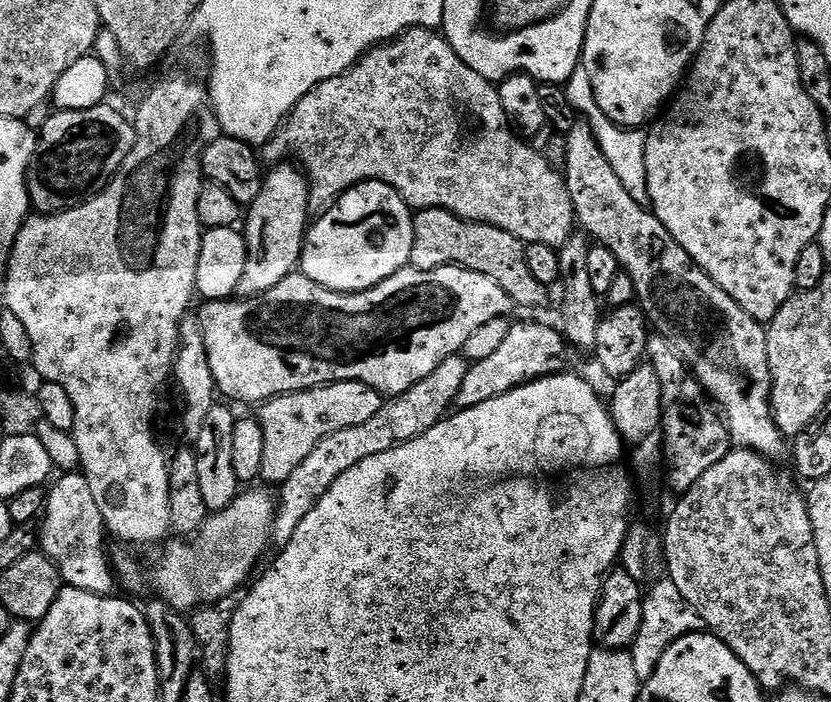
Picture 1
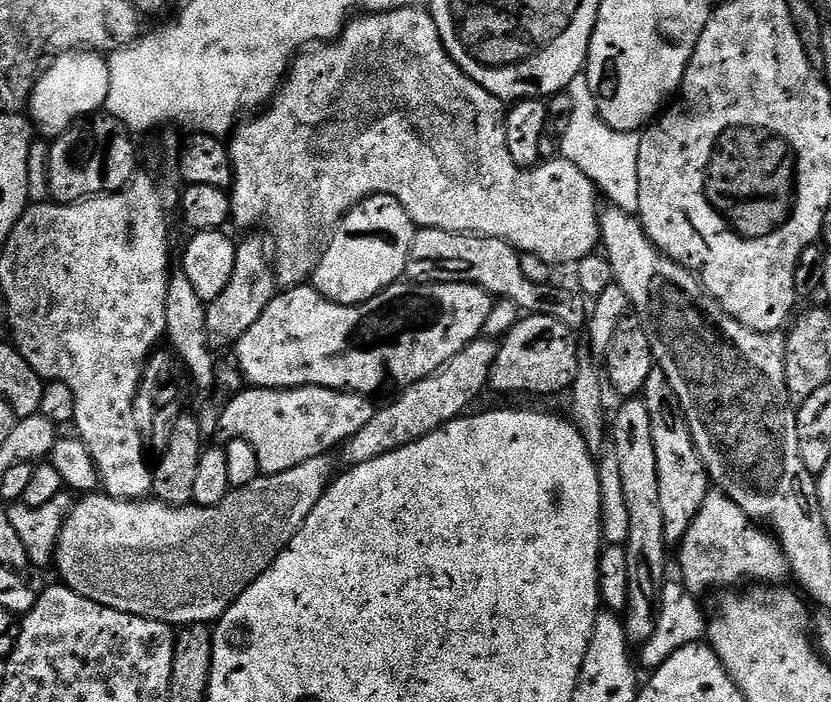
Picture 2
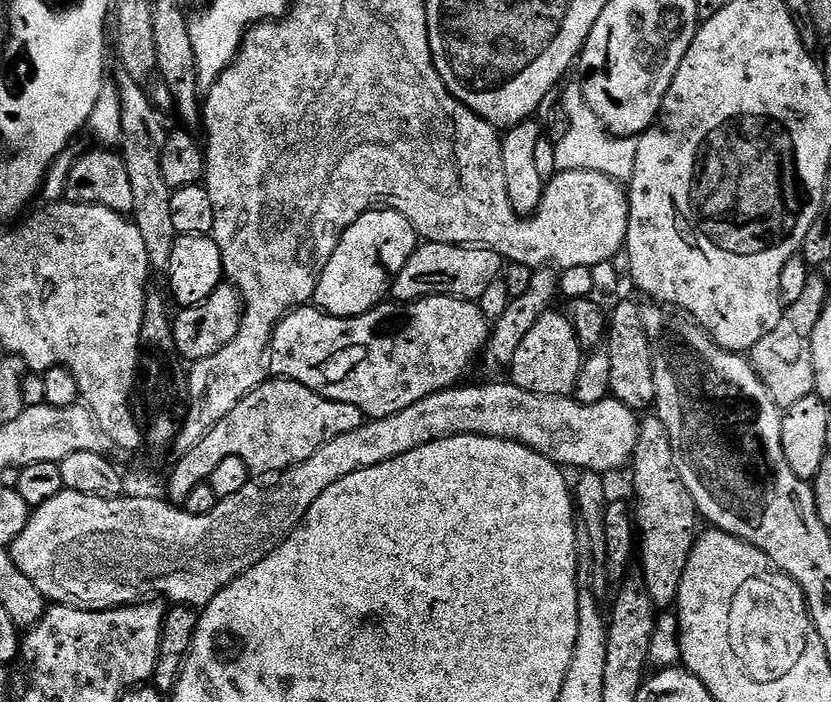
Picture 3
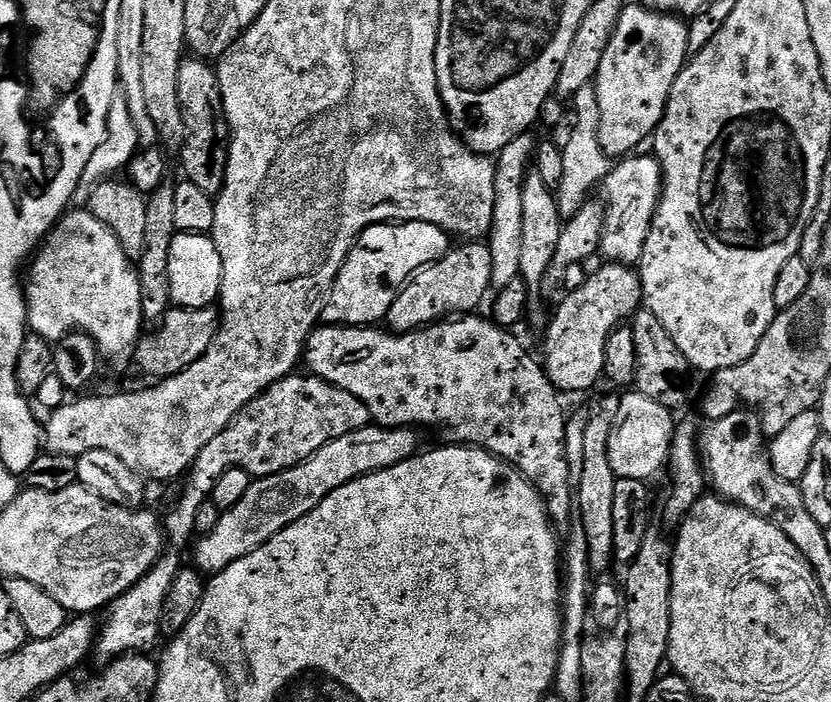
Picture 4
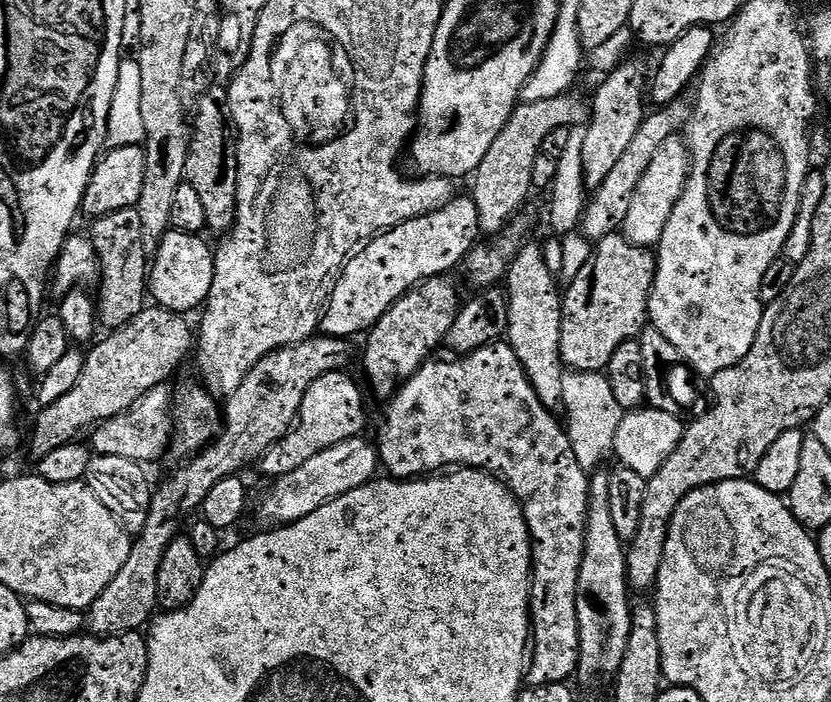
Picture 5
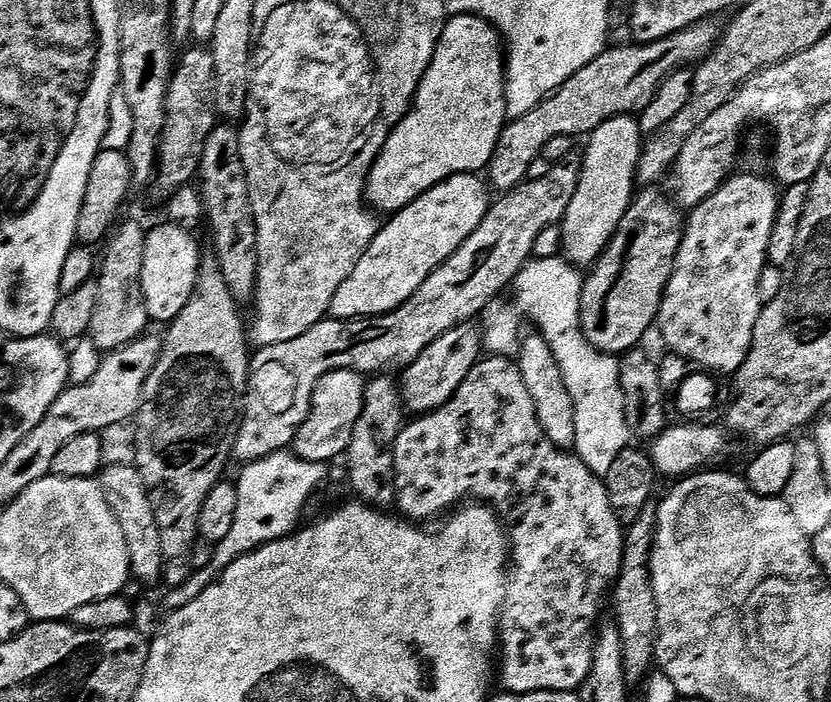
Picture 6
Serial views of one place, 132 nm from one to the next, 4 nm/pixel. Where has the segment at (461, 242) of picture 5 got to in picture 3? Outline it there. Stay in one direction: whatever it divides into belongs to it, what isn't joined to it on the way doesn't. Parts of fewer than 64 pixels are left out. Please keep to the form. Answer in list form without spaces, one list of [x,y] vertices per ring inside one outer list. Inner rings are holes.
[[[381,206],[362,214],[342,234],[338,250],[322,270],[314,304],[331,316],[361,316],[389,295],[394,277],[418,247],[416,227],[397,209]]]

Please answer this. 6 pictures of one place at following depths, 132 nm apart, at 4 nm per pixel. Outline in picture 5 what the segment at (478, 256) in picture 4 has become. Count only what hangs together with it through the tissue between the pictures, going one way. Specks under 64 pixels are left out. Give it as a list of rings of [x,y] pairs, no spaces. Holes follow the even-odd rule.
[[[445,274],[423,280],[421,284],[410,289],[405,296],[398,298],[398,302],[394,302],[394,306],[390,306],[390,310],[386,310],[386,314],[382,314],[382,318],[378,318],[376,325],[368,329],[366,333],[368,345],[364,348],[364,372],[368,375],[369,385],[367,384],[367,387],[370,392],[370,387],[372,387],[374,395],[390,398],[405,380],[411,378],[429,360],[435,353],[432,351],[445,343],[447,334],[450,332],[454,320],[458,318],[462,305],[460,288],[451,280],[452,278],[451,275]]]

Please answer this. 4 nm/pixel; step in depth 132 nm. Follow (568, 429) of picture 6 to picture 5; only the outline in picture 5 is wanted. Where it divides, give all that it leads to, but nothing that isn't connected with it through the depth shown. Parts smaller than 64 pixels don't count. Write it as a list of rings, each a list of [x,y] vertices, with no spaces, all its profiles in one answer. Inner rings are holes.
[[[525,242],[520,253],[508,267],[506,293],[509,306],[509,322],[506,343],[518,354],[518,362],[526,370],[538,402],[546,410],[564,412],[564,377],[566,369],[560,353],[562,342],[562,288],[556,285],[556,276],[548,265],[548,256],[536,244]],[[508,284],[508,286],[507,286]]]

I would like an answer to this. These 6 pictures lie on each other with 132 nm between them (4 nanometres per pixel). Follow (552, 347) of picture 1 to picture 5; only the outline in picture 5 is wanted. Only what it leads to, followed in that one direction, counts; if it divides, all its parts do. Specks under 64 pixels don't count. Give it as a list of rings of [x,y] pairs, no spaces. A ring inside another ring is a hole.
[[[623,234],[602,238],[592,249],[590,262],[578,270],[573,280],[567,281],[562,299],[562,342],[560,353],[565,369],[574,372],[604,372],[614,350],[622,342],[635,340],[649,323],[648,303],[656,277],[656,257],[649,249],[632,244]]]

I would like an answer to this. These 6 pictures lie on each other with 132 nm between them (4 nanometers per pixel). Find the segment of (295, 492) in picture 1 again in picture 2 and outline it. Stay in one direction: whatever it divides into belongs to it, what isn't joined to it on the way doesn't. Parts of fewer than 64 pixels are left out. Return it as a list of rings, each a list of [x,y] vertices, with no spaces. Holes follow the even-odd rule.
[[[481,338],[472,340],[465,348],[458,350],[450,362],[446,362],[434,374],[414,382],[399,393],[397,400],[389,402],[385,408],[377,407],[370,422],[358,430],[342,445],[345,465],[374,462],[382,454],[390,454],[410,442],[422,439],[426,434],[448,424],[456,417],[465,415],[468,408],[488,388],[488,374],[494,364],[494,358],[500,349],[495,340]]]

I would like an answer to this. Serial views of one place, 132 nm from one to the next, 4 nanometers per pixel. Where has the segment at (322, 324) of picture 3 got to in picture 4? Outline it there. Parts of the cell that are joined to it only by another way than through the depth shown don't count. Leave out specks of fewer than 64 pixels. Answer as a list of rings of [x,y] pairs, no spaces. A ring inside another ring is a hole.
[[[464,314],[459,318],[445,318],[435,324],[423,328],[415,328],[413,332],[398,332],[385,330],[380,326],[320,326],[308,335],[308,342],[304,345],[303,363],[308,363],[307,371],[313,376],[322,378],[358,398],[366,406],[369,417],[381,428],[433,428],[441,436],[445,445],[466,444],[474,448],[481,448],[496,456],[516,471],[521,472],[532,485],[537,494],[544,499],[544,509],[548,511],[548,518],[553,525],[568,526],[571,522],[571,512],[574,509],[574,486],[570,482],[571,468],[567,464],[568,458],[568,426],[564,408],[560,405],[561,393],[550,382],[544,372],[543,363],[536,360],[524,349],[524,344],[515,336],[515,331],[500,327],[491,319],[483,320],[480,314]]]

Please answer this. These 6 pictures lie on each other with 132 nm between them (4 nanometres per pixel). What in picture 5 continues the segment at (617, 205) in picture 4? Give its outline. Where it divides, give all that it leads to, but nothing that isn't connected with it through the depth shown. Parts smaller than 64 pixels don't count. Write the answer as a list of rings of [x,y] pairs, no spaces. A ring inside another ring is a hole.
[[[679,135],[671,136],[662,150],[654,154],[654,162],[650,162],[642,182],[638,184],[638,194],[634,194],[634,202],[630,204],[630,214],[626,214],[622,232],[632,244],[646,249],[659,245],[662,230],[666,230],[666,222],[670,222],[670,214],[674,214],[674,206],[688,185],[689,171],[690,153],[687,143]]]

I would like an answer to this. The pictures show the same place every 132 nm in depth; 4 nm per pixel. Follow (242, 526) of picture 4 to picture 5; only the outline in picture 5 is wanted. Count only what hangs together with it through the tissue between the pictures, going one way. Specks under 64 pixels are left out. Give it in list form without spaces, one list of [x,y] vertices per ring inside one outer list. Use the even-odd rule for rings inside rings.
[[[358,435],[346,442],[338,442],[338,446],[322,450],[322,454],[314,454],[306,466],[298,466],[298,470],[279,477],[273,483],[276,485],[272,492],[266,493],[260,504],[260,520],[264,523],[261,525],[292,524],[306,518],[306,514],[314,514],[318,506],[326,506],[326,502],[334,502],[334,498],[342,498],[342,494],[350,494],[350,490],[358,490],[363,484],[370,483],[381,467],[380,454],[373,441],[371,444],[364,439],[363,435]]]

